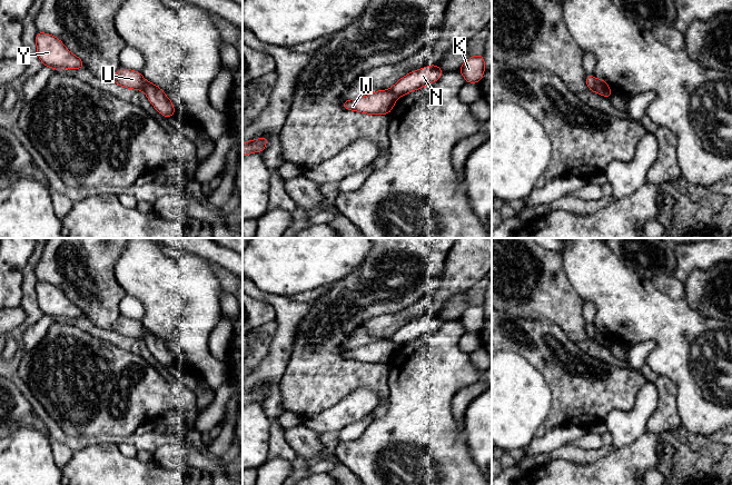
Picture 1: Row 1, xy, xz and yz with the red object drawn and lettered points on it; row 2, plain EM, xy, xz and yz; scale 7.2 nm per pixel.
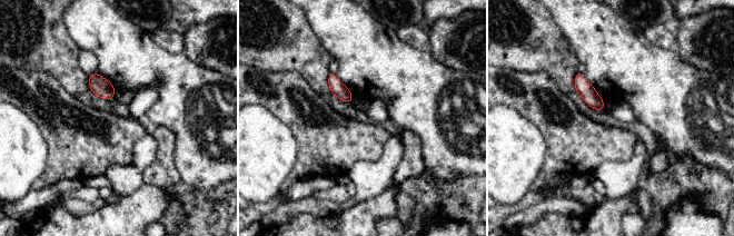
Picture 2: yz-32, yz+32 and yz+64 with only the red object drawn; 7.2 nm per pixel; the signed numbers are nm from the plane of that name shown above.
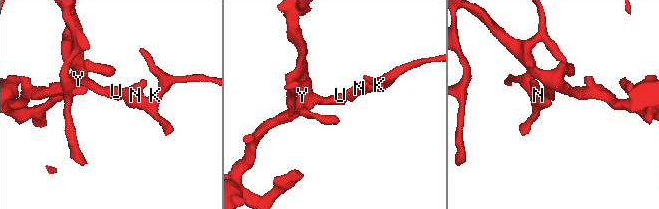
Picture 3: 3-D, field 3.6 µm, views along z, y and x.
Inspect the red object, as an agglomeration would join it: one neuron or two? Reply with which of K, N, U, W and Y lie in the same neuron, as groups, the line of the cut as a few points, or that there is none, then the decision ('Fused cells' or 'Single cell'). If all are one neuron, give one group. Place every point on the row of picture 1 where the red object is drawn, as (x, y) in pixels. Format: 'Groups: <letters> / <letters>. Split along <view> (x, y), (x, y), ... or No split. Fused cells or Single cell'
Groups: K N / U W Y. Split along yz (594, 78), (594, 87), (597, 91). Fused cells

